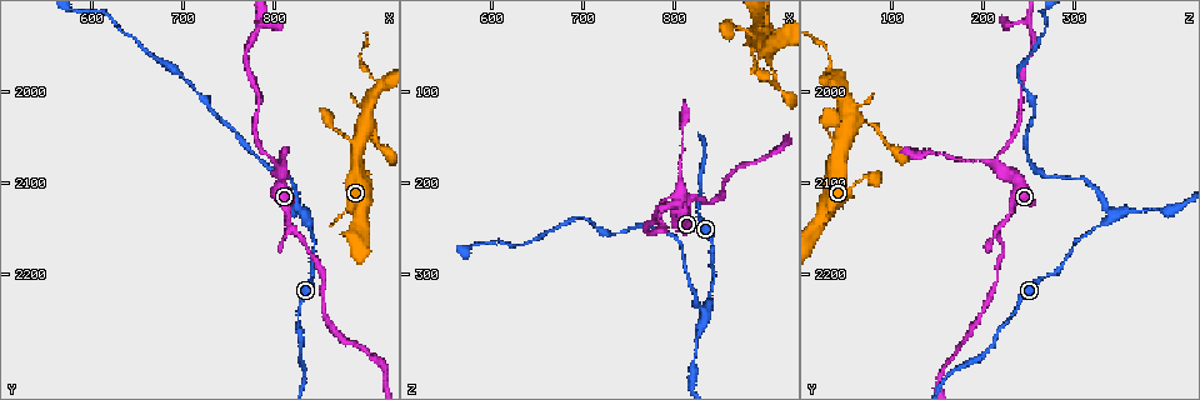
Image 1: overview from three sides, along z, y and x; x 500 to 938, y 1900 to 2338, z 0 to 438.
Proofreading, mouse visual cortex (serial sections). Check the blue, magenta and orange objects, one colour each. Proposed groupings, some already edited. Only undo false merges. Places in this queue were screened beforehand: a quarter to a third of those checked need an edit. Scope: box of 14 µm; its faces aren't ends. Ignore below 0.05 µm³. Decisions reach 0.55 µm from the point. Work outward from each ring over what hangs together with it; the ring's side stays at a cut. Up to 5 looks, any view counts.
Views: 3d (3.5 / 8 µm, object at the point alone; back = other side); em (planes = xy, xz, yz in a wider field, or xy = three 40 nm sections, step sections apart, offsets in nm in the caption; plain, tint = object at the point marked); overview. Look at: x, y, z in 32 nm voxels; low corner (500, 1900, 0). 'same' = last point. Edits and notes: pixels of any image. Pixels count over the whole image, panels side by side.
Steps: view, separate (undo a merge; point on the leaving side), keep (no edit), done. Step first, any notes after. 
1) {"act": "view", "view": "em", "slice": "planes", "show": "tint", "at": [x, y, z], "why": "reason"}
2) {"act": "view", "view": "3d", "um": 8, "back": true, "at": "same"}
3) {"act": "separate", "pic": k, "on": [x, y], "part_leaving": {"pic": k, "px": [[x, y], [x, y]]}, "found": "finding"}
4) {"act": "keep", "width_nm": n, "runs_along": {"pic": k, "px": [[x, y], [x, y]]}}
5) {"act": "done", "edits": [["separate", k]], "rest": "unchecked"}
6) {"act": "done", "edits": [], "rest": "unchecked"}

{"act": "view", "view": "3d", "um": 3.5, "at": [805, 2080, 215], "why": "a fork"}

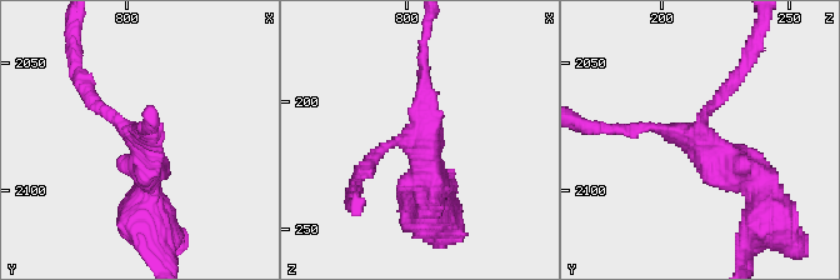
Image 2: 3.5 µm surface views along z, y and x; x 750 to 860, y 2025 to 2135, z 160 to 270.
{"act": "view", "view": "em", "slice": "xy", "step": 1, "show": "tint", "at": [804, 2080, 216], "arms": 3, "arm_widths_nm": [150, 150, 400], "why": "need the tissue"}

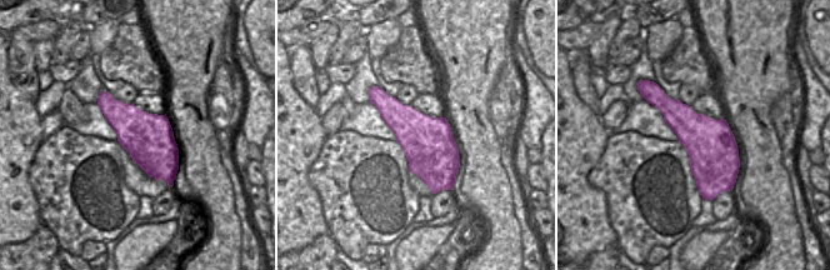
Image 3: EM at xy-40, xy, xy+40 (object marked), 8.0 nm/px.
{"act": "keep", "runs_along": {"pic": 2, "px": [[148, 188], [144, 145], [83, 80]]}, "found": "one cell here"}

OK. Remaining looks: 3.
{"act": "view", "view": "3d", "um": 3.5, "back": true, "at": [835, 2140, 345], "why": "three-way junction"}

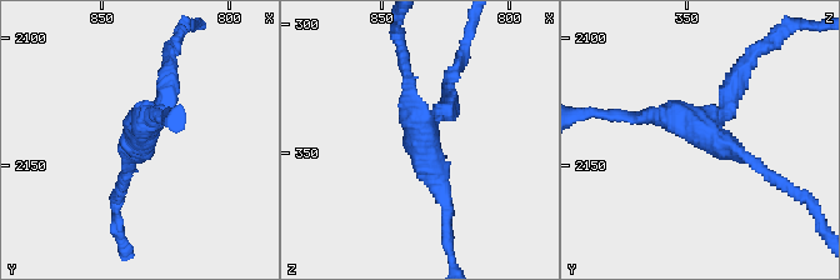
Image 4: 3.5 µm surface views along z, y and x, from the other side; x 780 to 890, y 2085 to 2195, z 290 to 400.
{"act": "view", "view": "em", "slice": "xy", "step": 5, "show": "tint", "at": [834, 2136, 340], "why": "now the EM"}

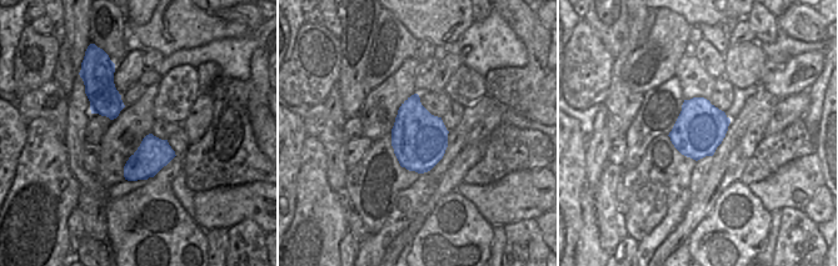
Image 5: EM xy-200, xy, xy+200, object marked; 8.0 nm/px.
{"act": "keep", "found": "one cell here"}

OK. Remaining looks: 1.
{"act": "done", "edits": [], "rest": "unchecked"}

